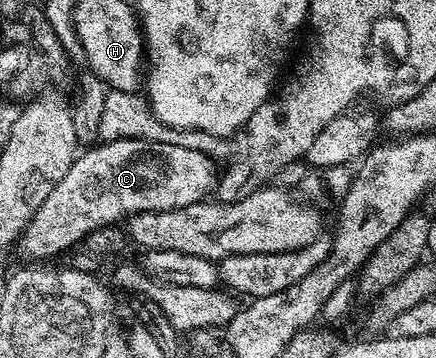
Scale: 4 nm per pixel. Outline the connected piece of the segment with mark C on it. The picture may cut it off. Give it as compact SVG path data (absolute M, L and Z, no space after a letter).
M133 137L132 139L120 139L119 141L102 141L94 145L93 148L87 148L85 151L79 152L77 156L75 156L72 167L68 167L68 175L64 175L64 179L60 179L60 183L56 183L56 187L52 187L52 192L48 194L48 199L44 199L40 211L36 211L36 215L28 223L28 227L25 231L22 232L20 249L23 249L28 256L35 257L35 259L38 260L35 262L45 262L42 261L45 257L54 257L57 253L62 253L65 249L72 248L73 245L77 246L88 234L105 225L125 222L138 213L147 213L148 211L172 211L173 209L183 209L189 205L194 205L198 201L205 201L215 192L219 176L219 170L214 170L213 159L205 157L198 149L185 149L182 145L165 145L161 139L138 141Z

